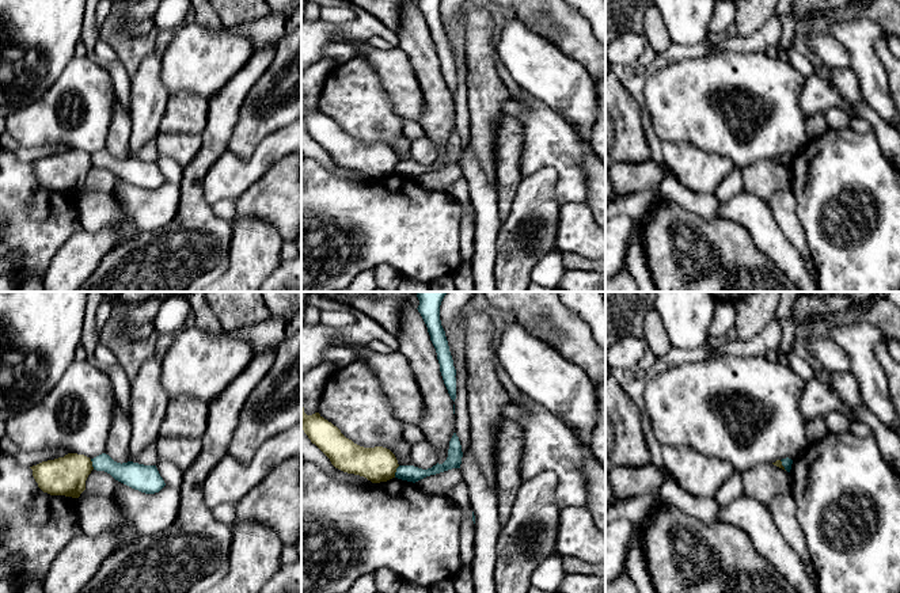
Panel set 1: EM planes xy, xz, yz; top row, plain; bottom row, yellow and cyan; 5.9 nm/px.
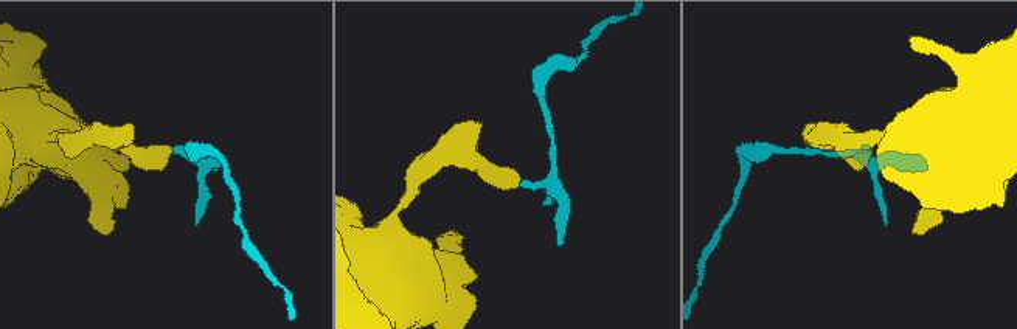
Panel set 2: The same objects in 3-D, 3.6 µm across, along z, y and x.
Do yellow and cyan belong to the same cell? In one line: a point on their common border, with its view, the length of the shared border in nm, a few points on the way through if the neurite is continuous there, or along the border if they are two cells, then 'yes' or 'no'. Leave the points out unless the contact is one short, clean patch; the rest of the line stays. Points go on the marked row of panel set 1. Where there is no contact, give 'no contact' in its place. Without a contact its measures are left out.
meets yellow in xz at (395, 471); contact 80 nm long; border along xz (399, 466), (394, 476); no

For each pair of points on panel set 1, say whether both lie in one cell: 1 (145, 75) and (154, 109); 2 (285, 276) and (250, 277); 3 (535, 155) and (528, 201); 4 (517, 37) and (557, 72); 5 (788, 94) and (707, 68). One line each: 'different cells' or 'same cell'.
1: same cell
2: different cells
3: different cells
4: same cell
5: same cell

